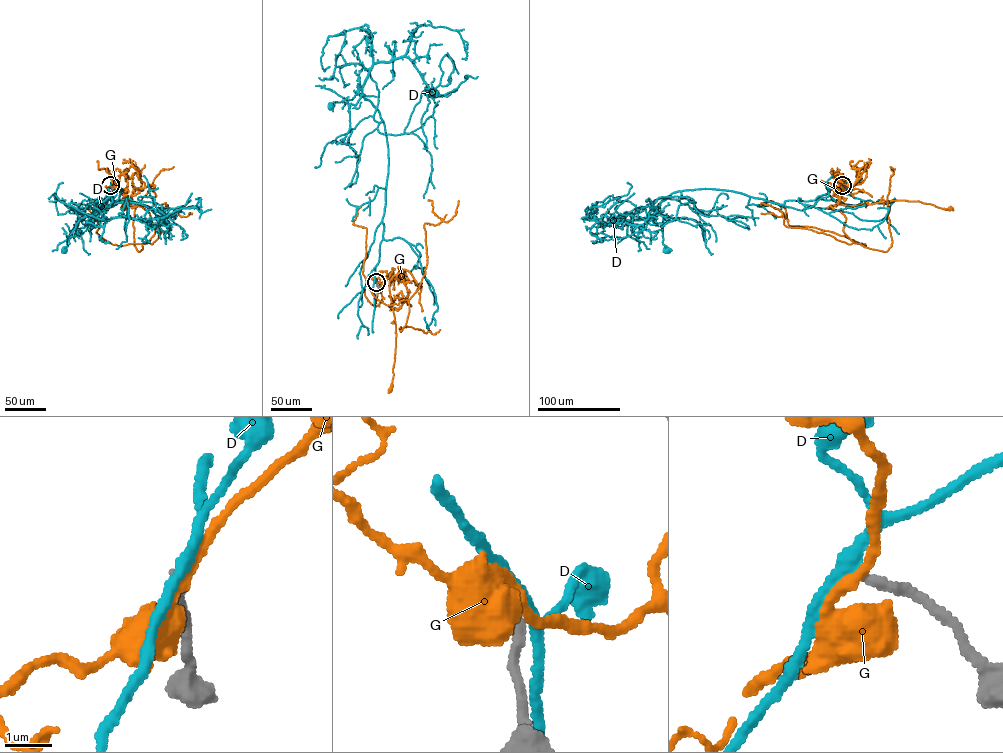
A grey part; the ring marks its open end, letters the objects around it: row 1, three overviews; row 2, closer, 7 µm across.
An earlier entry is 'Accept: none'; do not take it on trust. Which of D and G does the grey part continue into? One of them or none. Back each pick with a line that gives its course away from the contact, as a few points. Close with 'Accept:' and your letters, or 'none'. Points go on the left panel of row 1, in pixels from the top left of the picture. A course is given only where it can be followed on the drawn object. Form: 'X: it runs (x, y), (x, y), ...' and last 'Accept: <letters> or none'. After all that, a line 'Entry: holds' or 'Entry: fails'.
Accept: none
Entry: holds

